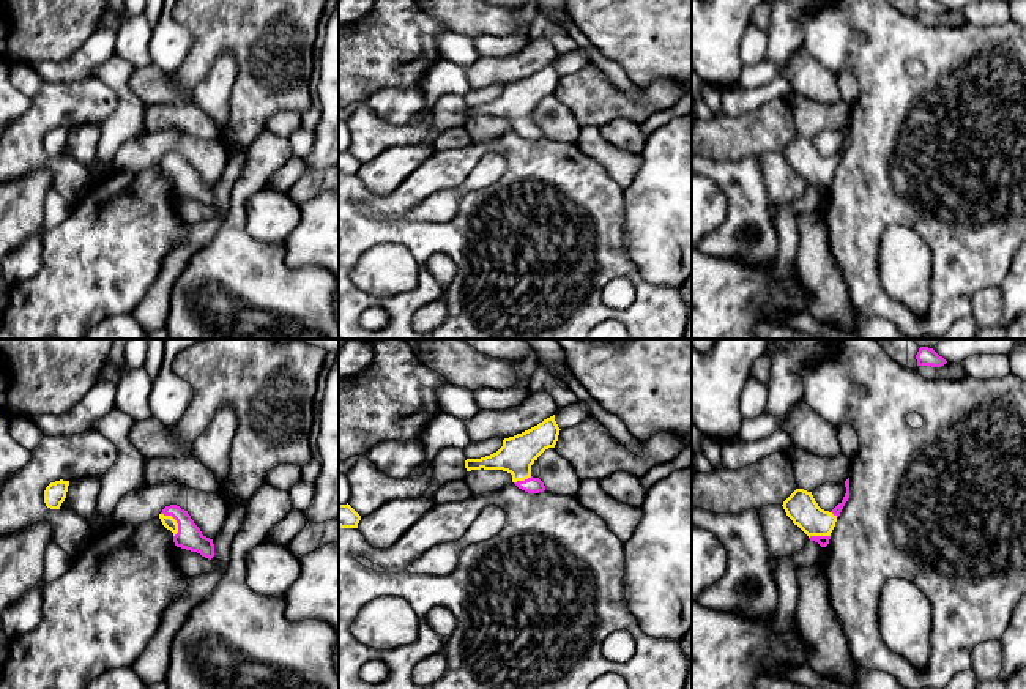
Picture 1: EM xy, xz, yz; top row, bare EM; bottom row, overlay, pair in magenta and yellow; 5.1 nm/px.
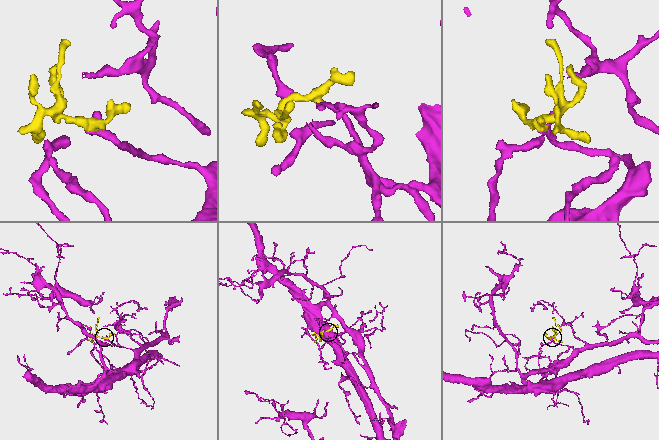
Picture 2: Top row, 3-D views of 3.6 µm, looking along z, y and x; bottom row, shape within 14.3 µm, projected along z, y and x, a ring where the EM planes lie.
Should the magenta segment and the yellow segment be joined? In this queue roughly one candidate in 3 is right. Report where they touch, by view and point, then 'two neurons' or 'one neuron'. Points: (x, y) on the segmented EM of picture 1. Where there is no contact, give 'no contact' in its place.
xy (177, 522) | one neuron

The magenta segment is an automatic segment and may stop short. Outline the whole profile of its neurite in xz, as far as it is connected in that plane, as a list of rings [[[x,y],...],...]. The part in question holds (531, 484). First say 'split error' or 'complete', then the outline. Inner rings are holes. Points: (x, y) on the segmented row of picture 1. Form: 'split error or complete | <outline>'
split error | [[[553,415],[522,434],[504,438],[496,453],[481,459],[467,459],[465,468],[467,471],[503,470],[512,475],[512,482],[519,489],[528,493],[544,492],[544,482],[531,476],[531,465],[545,449],[555,448],[559,430]]]

